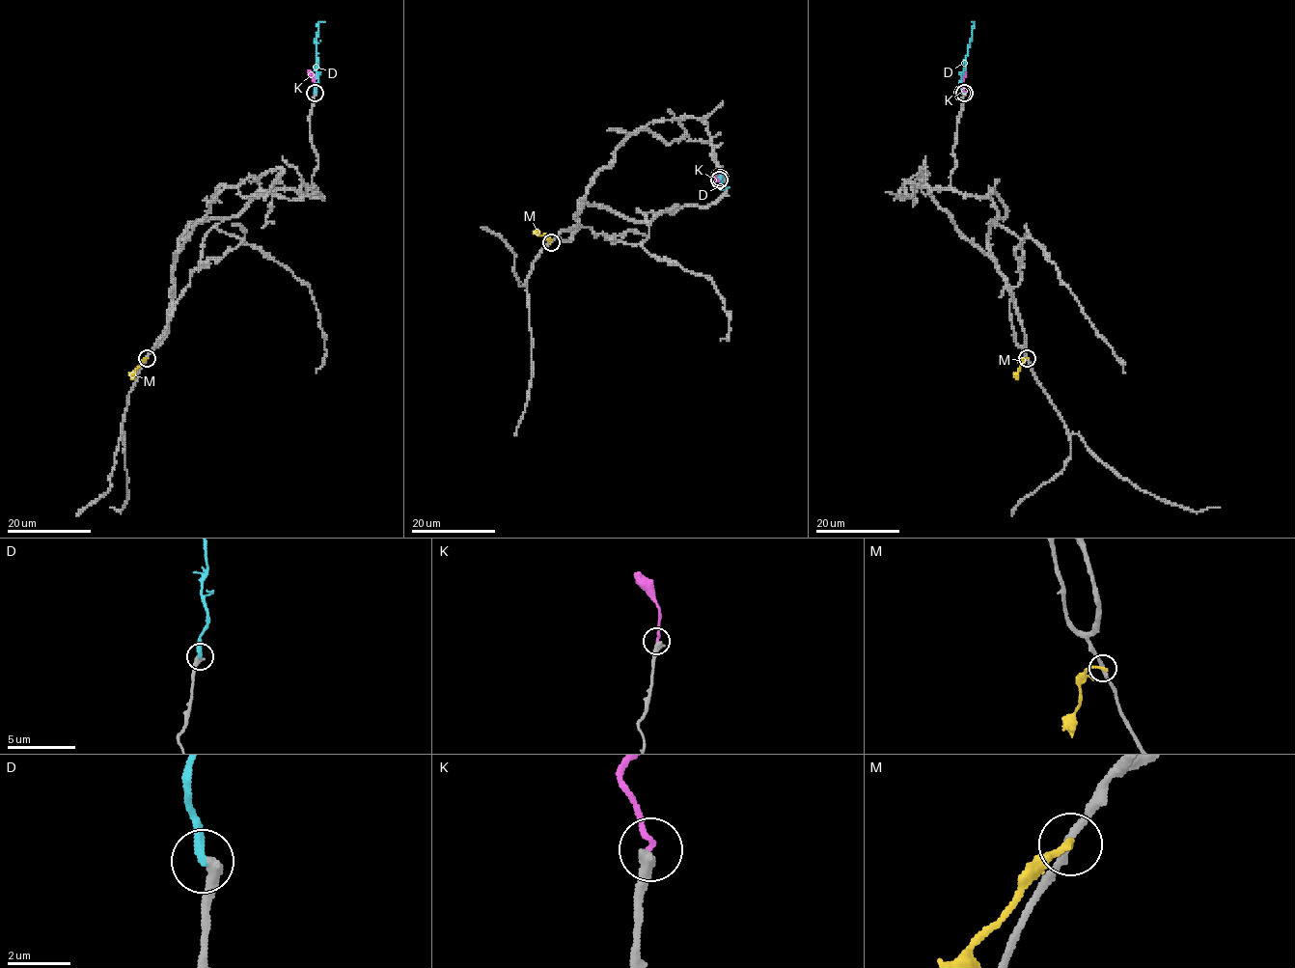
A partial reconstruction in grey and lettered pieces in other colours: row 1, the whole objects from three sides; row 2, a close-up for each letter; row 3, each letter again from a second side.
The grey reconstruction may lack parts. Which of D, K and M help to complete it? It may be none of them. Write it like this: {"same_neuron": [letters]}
{"same_neuron": ["D"]}

